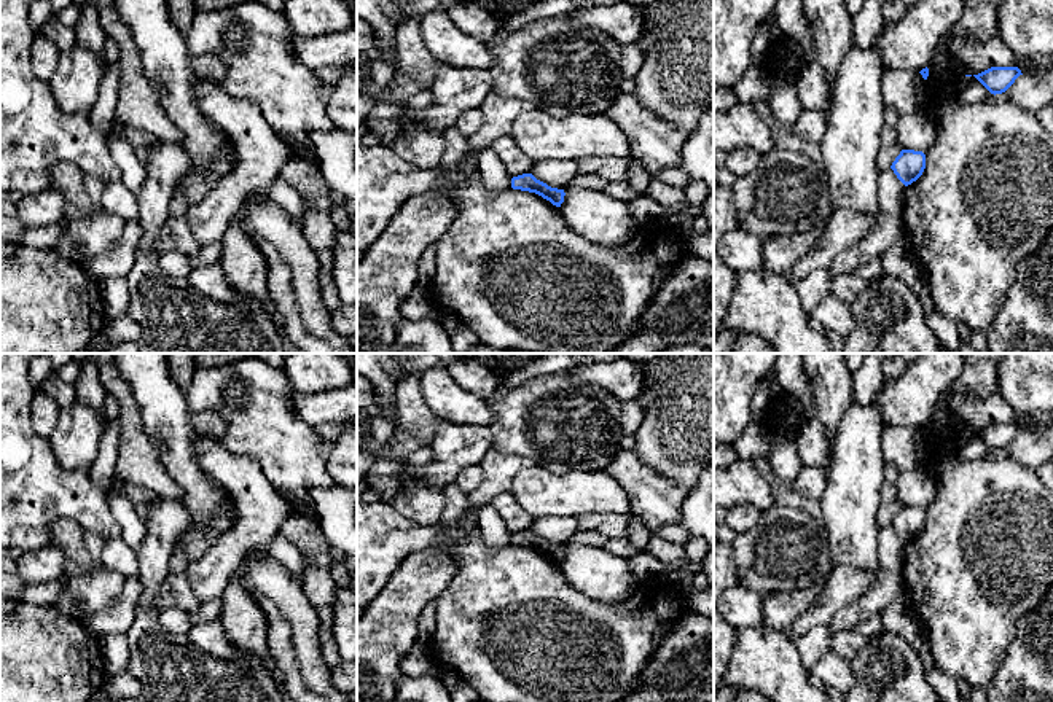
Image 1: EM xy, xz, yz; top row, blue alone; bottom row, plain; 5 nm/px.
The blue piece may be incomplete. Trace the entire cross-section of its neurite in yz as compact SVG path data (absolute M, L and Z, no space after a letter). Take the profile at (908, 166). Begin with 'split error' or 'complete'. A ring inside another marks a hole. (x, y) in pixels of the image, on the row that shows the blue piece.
complete | M902 150L891 169L897 178L908 186L922 175L926 169L926 154L922 151Z

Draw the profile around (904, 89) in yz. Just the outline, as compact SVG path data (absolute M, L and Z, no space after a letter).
M884 68L883 73L884 105L898 115L911 115L924 108L926 81L919 72Z

